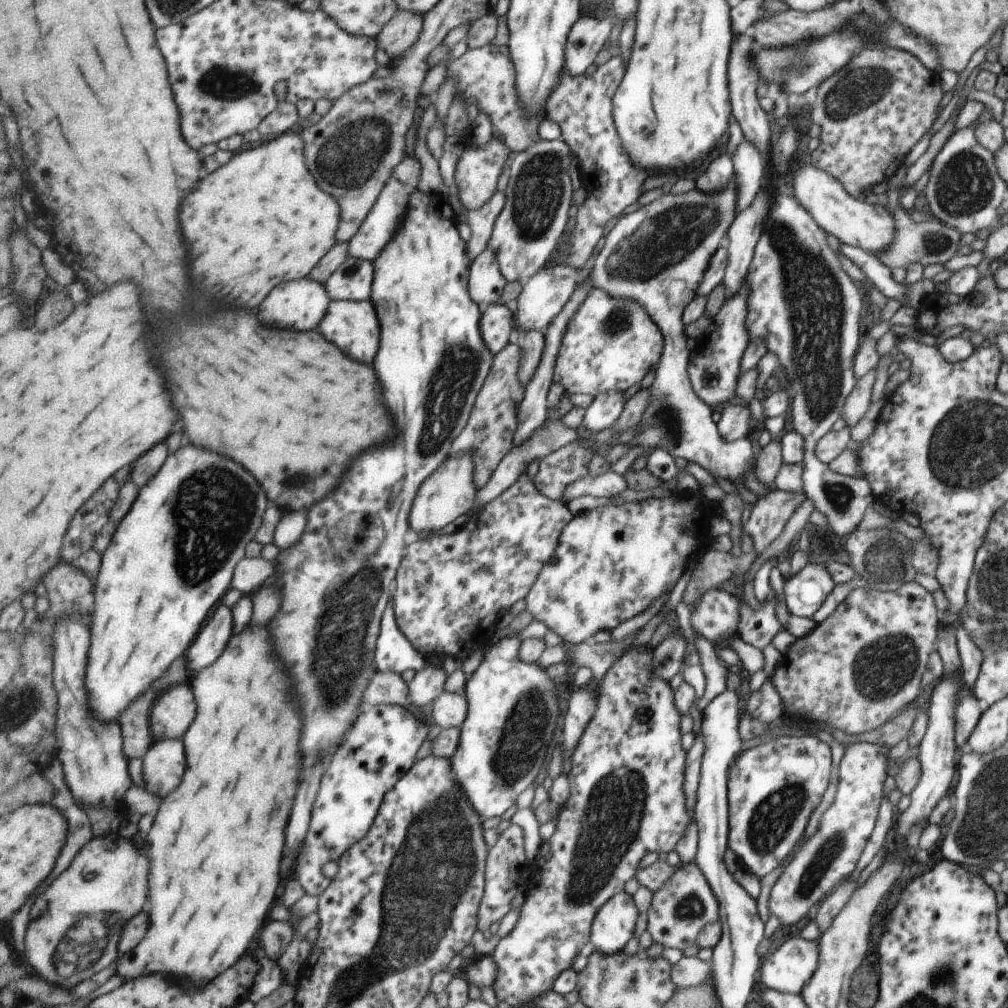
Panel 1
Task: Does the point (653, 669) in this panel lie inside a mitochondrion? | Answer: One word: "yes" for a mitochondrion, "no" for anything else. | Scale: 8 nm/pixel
no

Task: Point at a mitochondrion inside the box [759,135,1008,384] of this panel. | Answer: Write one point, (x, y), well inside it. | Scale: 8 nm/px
(964, 188)

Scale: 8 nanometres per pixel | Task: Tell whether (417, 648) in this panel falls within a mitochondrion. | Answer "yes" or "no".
no

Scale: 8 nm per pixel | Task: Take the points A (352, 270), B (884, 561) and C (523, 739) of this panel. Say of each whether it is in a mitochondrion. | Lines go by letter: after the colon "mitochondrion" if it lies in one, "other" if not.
A: mitochondrion
B: mitochondrion
C: mitochondrion

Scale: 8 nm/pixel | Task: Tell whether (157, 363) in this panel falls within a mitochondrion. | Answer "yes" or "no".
no

